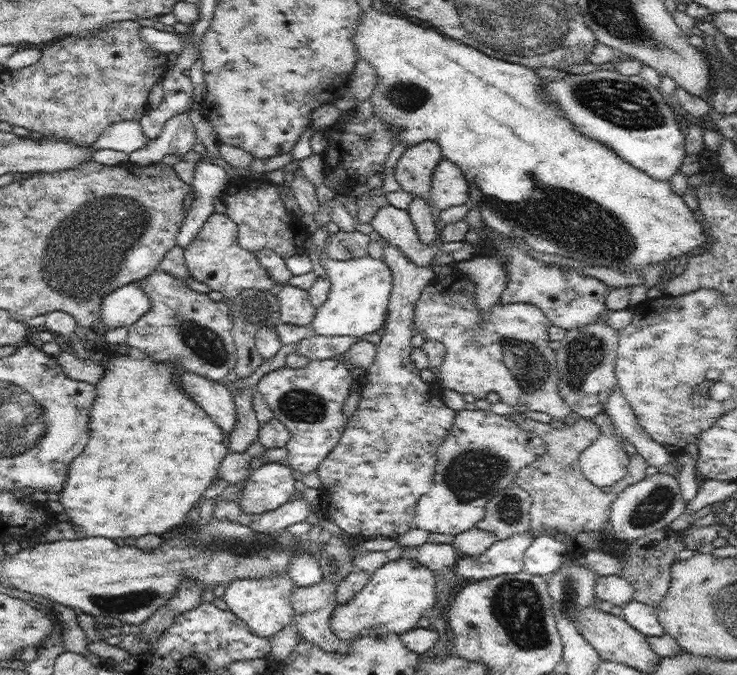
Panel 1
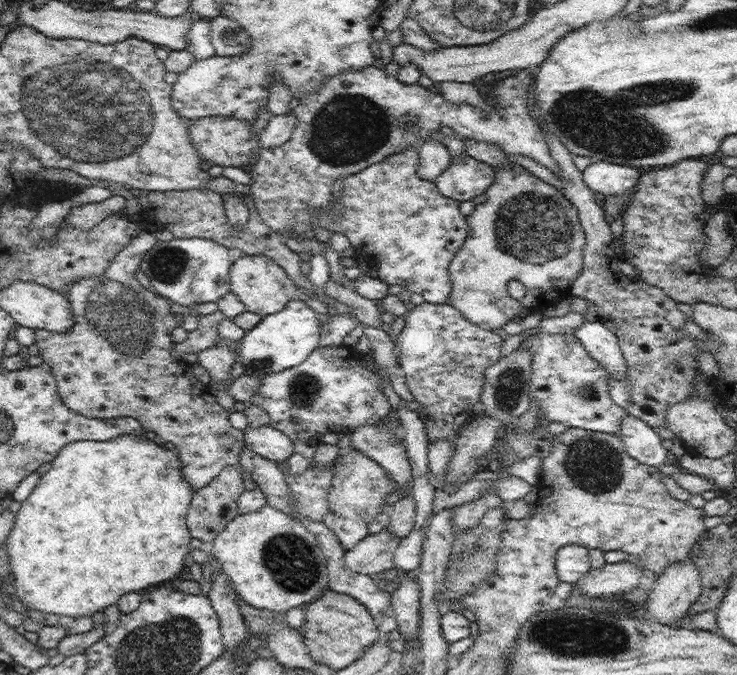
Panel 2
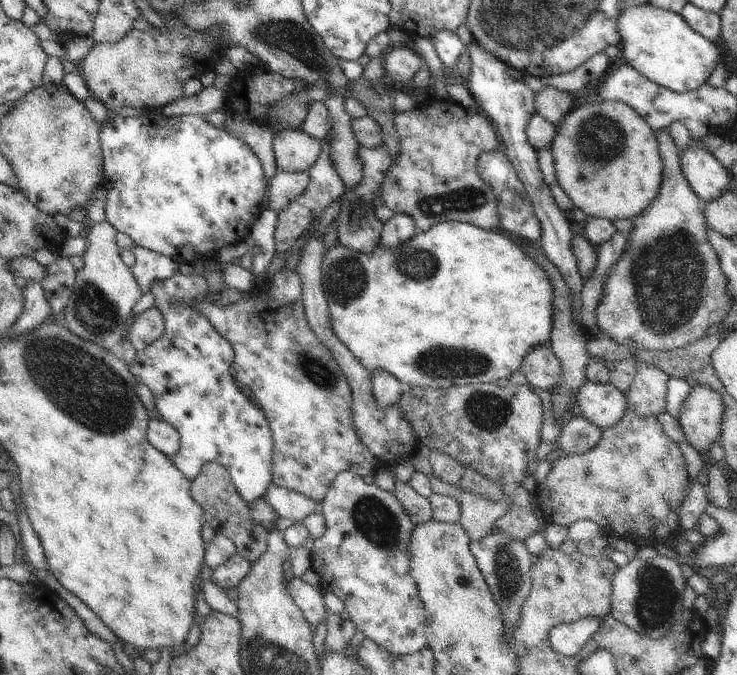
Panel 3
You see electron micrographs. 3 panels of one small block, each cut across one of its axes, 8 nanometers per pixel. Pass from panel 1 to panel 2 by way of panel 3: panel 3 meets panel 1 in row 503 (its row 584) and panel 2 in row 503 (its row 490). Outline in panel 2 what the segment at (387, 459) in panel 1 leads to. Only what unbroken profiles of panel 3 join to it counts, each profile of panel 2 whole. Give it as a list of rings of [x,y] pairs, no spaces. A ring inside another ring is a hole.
[[[349,448],[338,455],[338,466],[332,478],[328,492],[328,512],[324,515],[324,524],[336,534],[340,544],[349,551],[369,536],[368,524],[378,518],[378,514],[387,510],[386,499],[390,493],[399,493],[394,480],[388,478],[384,468],[370,460],[363,452]]]

